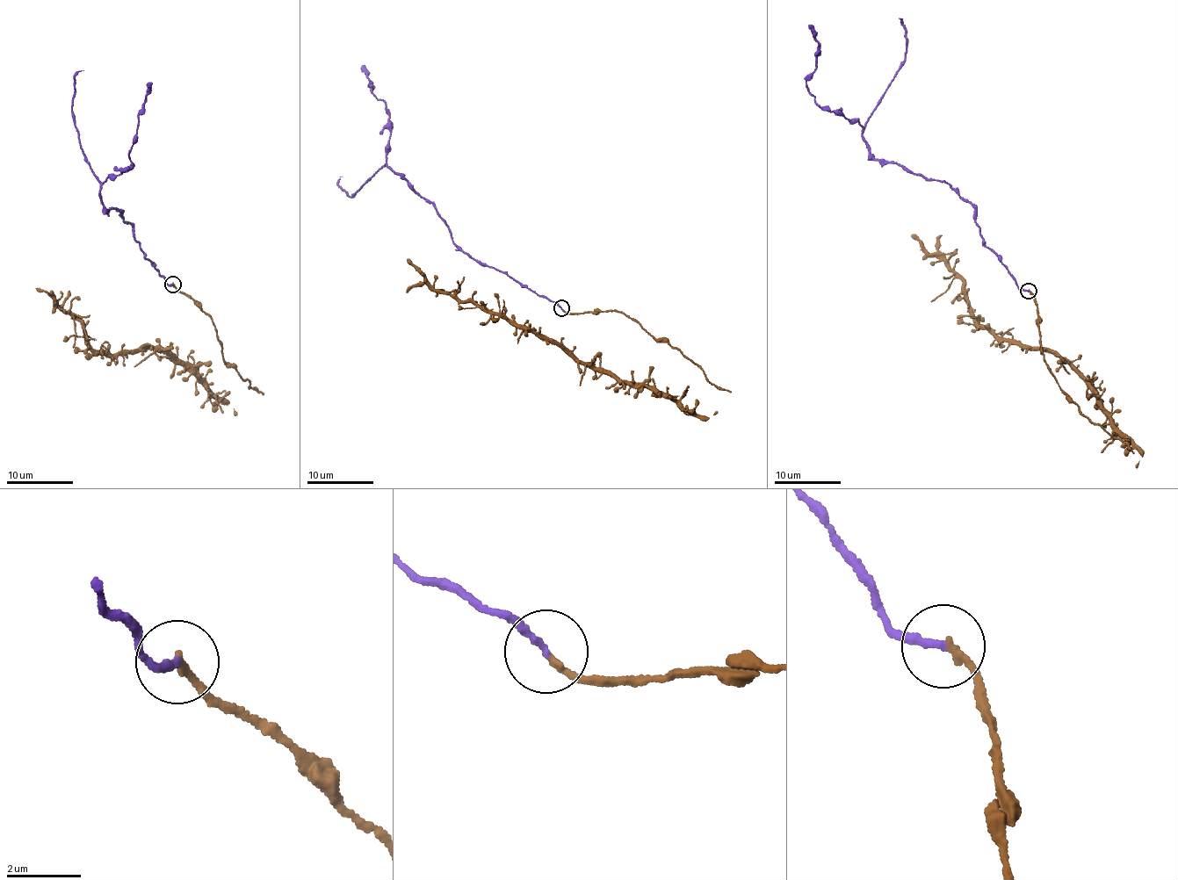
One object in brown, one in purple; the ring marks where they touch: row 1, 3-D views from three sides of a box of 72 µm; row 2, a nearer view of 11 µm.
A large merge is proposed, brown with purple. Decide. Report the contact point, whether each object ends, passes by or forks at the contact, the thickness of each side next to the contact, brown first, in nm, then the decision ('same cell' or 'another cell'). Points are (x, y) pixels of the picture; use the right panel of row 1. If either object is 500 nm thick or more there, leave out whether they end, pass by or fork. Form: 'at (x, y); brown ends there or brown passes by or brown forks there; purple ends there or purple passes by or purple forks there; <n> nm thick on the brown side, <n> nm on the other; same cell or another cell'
at (1028, 291); brown ends there; purple ends there; 200 nm thick on the brown side, 200 nm on the other; same cell

